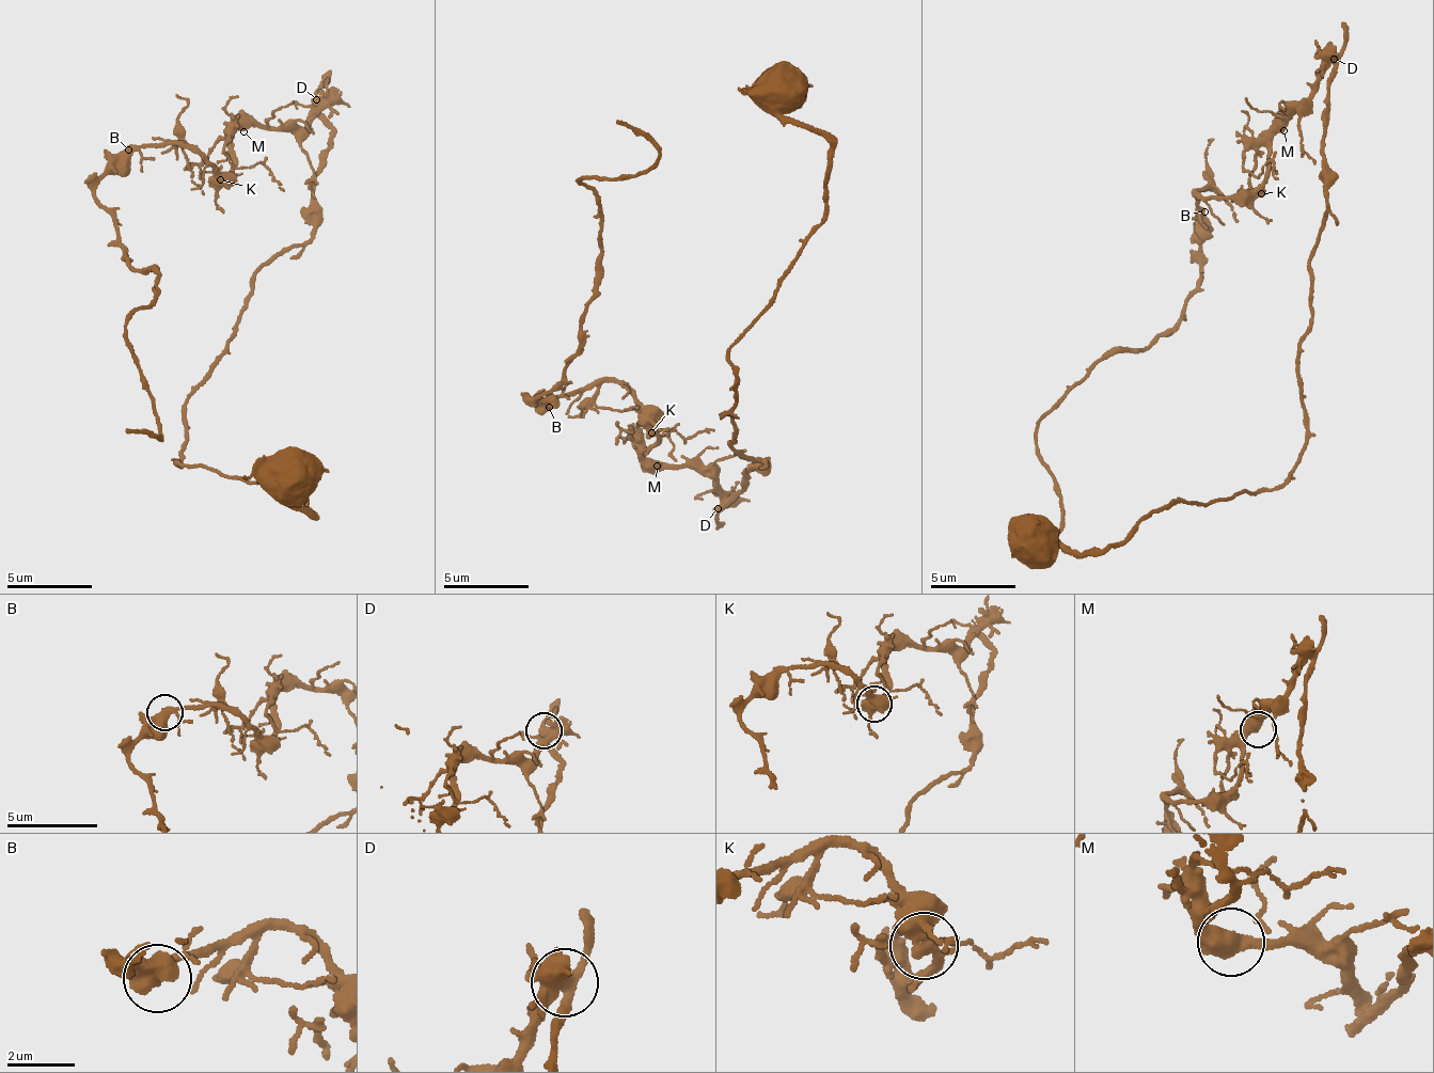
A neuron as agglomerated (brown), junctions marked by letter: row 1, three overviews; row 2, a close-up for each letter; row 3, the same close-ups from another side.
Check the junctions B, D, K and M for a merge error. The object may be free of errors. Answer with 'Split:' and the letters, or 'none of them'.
Split: D

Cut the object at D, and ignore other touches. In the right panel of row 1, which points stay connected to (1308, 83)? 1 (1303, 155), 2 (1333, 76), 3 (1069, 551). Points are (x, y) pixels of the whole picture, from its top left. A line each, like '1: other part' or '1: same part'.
1: same part
2: other part
3: other part

